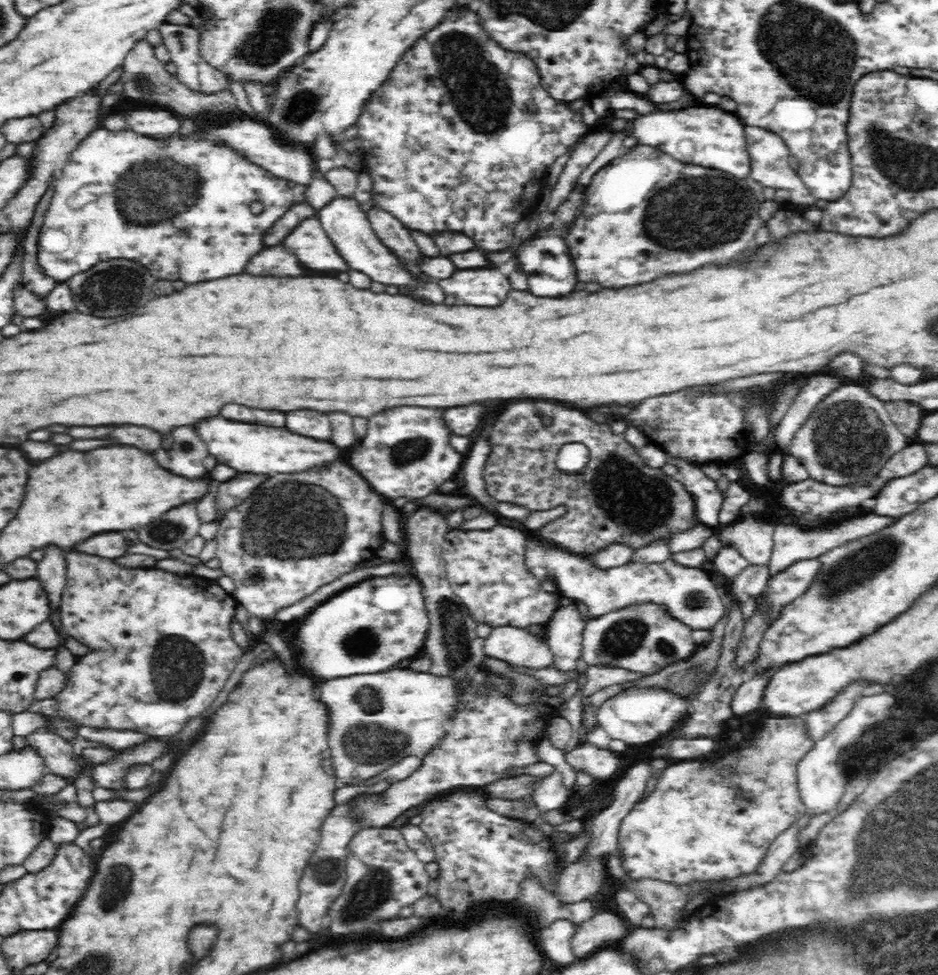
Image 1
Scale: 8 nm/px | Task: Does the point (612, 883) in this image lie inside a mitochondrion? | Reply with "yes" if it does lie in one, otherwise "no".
no

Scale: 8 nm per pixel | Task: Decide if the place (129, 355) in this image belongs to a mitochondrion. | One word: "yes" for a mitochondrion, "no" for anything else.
no

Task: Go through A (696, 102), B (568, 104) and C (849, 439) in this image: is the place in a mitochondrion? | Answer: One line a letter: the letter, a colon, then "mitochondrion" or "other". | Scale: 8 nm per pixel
A: other
B: other
C: mitochondrion

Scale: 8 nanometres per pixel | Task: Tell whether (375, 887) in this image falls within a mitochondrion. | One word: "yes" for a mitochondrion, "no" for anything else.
yes

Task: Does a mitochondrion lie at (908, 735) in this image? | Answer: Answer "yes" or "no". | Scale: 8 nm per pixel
no

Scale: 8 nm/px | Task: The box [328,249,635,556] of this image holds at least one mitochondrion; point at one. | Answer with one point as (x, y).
(409, 450)

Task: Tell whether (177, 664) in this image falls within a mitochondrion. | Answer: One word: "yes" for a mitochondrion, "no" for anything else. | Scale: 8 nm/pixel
yes

